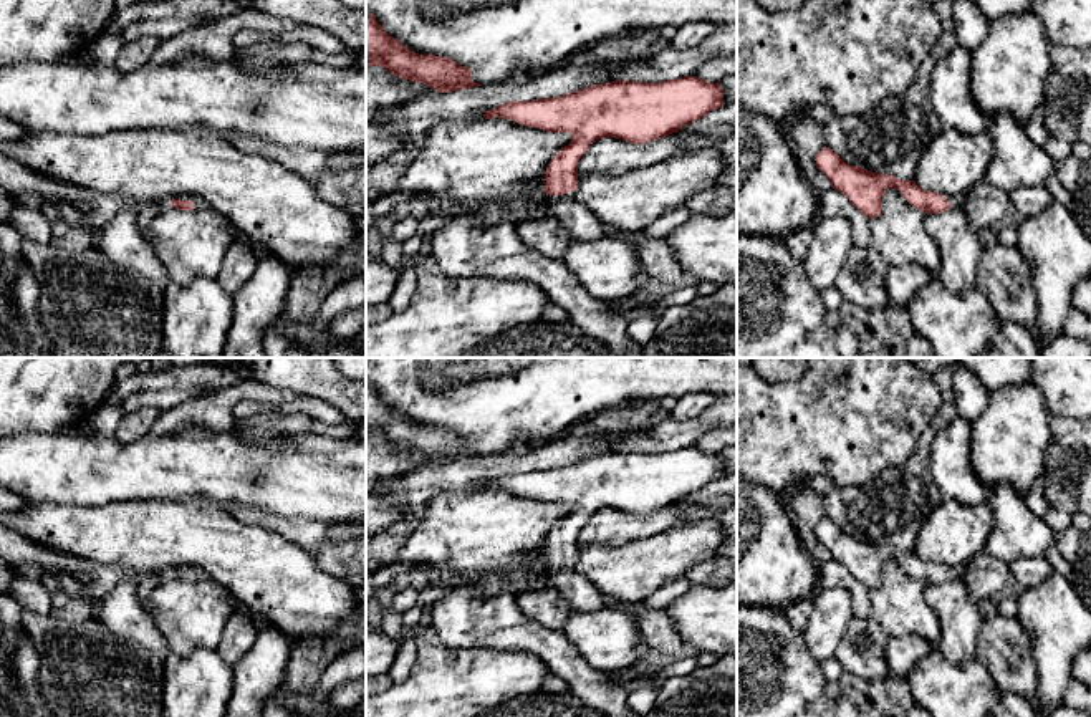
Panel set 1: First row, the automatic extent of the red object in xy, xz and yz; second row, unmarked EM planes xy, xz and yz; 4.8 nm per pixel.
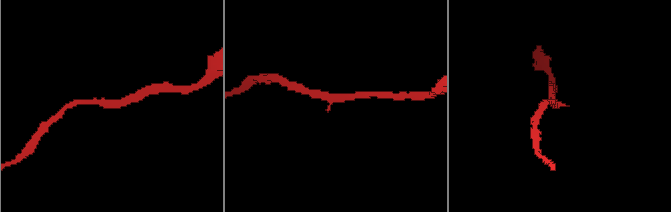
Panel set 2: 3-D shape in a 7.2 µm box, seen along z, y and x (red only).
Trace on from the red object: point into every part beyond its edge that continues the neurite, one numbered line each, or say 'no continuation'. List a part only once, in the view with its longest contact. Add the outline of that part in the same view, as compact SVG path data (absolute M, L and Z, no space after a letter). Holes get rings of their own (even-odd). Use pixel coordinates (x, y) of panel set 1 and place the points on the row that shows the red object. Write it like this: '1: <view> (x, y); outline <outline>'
1: xz (580, 222); outline M573 192L548 195L551 214L566 227L576 240L598 240L606 237L604 224L599 222L583 204L578 204Z

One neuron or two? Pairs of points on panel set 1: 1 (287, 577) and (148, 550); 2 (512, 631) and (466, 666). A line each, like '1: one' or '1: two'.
1: one
2: two

